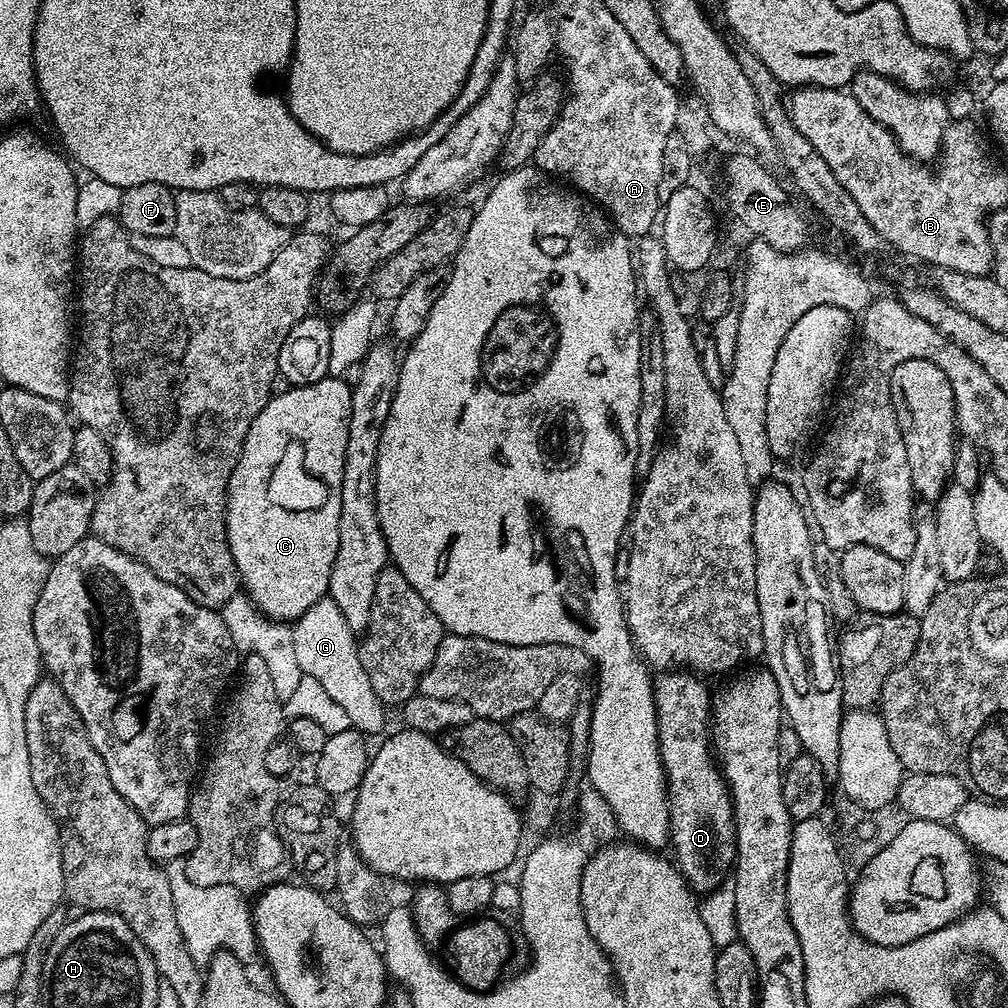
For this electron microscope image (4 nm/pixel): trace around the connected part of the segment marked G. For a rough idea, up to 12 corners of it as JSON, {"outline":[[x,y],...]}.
{"outline":[[324,596],[291,625],[303,675],[379,737],[386,705],[357,633]]}

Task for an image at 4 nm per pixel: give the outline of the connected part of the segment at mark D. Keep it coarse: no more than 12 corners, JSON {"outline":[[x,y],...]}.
{"outline":[[699,675],[655,677],[670,848],[693,889],[736,862]]}

